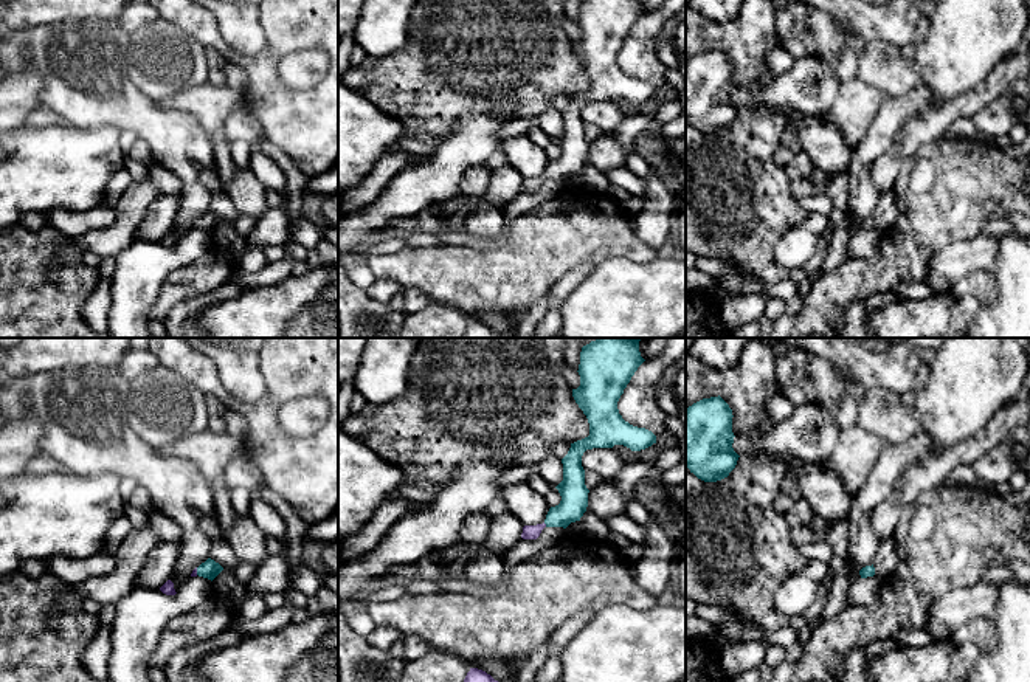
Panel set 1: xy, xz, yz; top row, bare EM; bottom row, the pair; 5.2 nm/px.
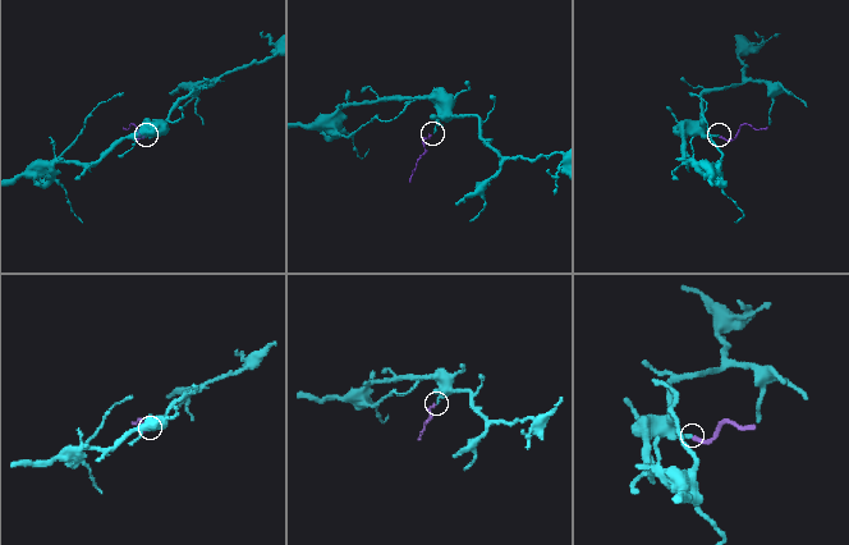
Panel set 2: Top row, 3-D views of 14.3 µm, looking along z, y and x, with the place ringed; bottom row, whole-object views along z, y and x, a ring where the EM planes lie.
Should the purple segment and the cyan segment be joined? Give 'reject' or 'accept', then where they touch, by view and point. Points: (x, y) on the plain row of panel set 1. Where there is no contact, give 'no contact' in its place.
accept | xz (545, 177)

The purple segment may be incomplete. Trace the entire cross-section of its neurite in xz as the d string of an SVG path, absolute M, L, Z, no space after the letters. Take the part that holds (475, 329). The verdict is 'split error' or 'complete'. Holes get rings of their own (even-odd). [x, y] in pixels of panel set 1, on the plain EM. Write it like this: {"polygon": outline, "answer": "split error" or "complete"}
{"polygon": "M470 321L464 332L464 338L501 338L490 327L482 322Z", "answer": "complete"}

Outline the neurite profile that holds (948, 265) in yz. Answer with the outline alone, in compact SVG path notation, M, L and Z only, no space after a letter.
M977 234L973 239L949 243L928 260L925 282L934 293L949 293L976 271L993 271L999 237Z

